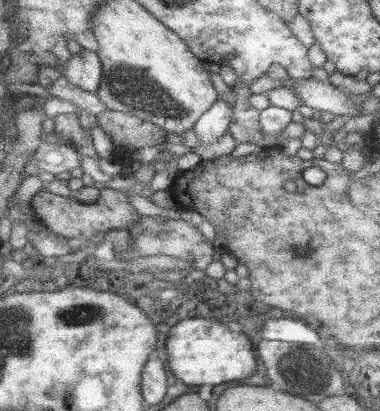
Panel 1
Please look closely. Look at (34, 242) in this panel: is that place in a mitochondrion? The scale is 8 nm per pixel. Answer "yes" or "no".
no

